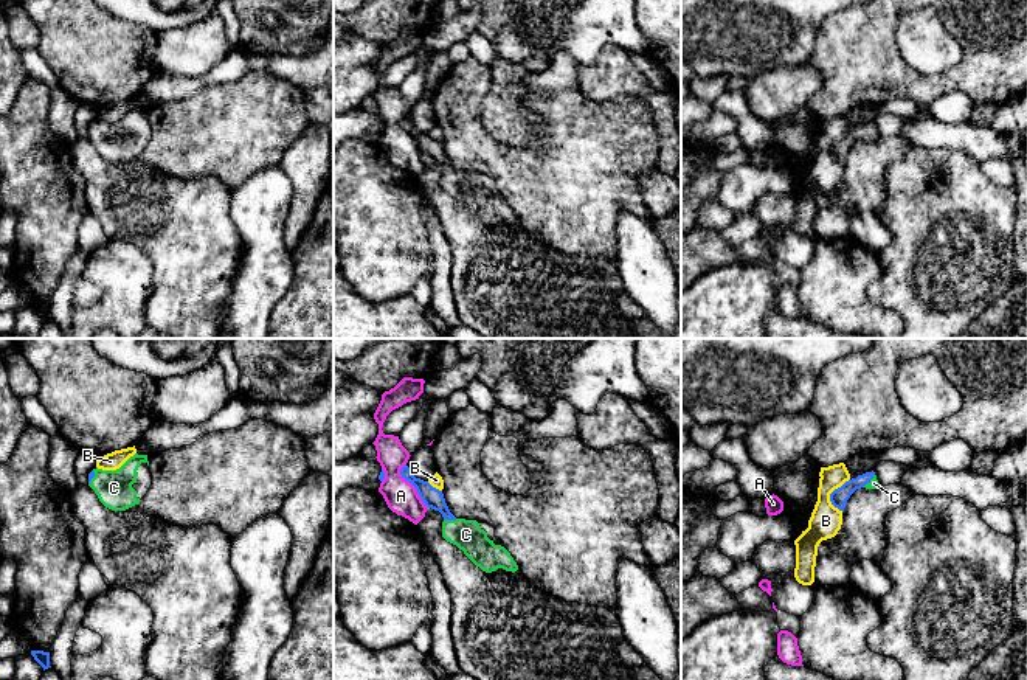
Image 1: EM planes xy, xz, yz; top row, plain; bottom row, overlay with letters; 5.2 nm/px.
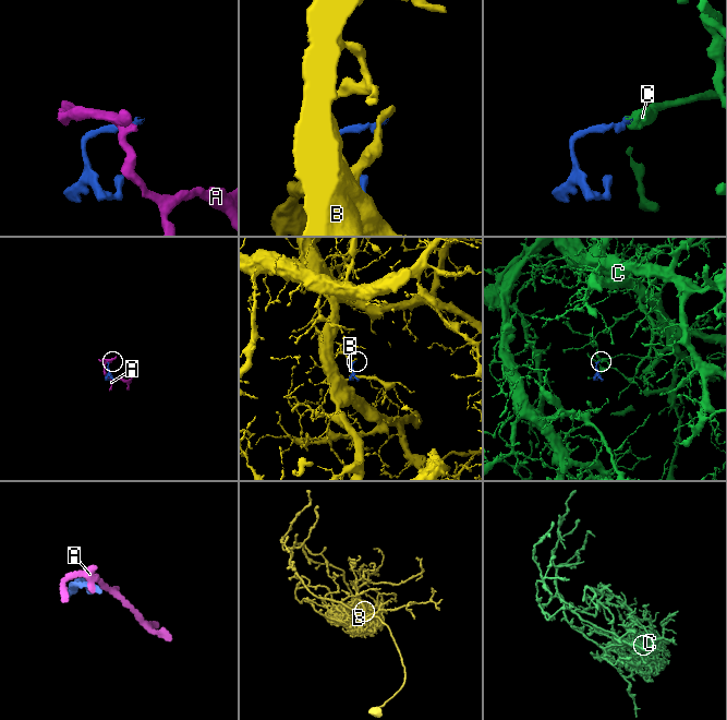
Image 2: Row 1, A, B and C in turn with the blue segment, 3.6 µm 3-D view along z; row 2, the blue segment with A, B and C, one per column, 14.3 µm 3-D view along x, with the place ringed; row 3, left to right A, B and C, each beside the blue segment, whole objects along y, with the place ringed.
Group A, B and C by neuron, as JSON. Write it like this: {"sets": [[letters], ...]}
{"sets": [["A"], ["B"], ["C"]]}

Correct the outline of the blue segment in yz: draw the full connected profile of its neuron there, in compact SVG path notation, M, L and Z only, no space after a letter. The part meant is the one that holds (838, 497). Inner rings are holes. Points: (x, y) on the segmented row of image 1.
M866 472L863 475L858 475L856 478L852 478L849 481L845 481L841 487L835 489L830 494L830 501L835 508L838 508L839 511L844 511L847 500L850 498L850 495L856 491L856 489L878 489L881 487L881 484L877 480L875 472Z

